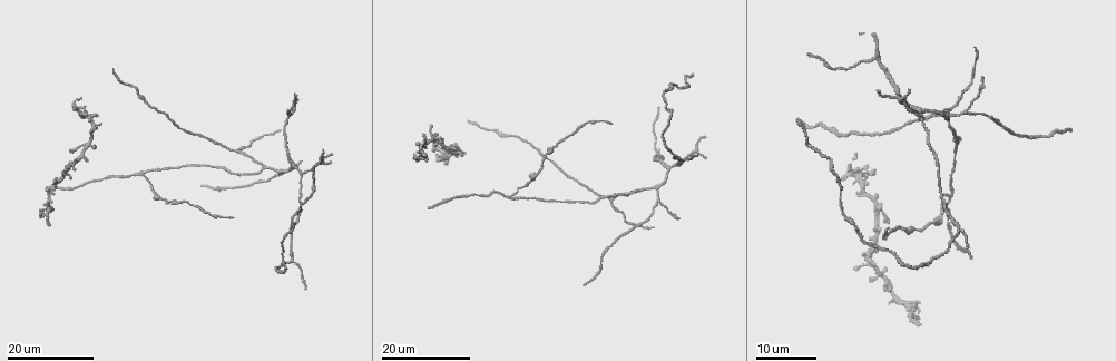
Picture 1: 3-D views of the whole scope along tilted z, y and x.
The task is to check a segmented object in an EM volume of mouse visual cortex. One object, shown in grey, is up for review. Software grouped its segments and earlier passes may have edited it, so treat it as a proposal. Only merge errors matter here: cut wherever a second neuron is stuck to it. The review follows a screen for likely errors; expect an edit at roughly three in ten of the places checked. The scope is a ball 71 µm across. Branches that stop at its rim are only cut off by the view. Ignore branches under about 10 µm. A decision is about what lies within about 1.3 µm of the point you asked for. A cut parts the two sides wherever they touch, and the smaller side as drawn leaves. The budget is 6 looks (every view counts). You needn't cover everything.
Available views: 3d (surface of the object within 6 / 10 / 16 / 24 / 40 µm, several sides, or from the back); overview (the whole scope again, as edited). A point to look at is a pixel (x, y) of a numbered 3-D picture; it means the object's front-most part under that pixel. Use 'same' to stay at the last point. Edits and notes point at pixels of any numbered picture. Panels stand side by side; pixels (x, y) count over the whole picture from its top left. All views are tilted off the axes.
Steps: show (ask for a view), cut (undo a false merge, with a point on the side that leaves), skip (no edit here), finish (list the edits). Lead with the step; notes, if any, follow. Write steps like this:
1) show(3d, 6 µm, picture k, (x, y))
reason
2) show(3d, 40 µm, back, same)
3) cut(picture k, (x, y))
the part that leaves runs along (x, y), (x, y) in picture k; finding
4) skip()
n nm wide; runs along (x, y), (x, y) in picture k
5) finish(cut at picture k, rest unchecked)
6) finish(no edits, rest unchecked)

show(3d, 16 µm, picture 1, (610, 199))
arms part here

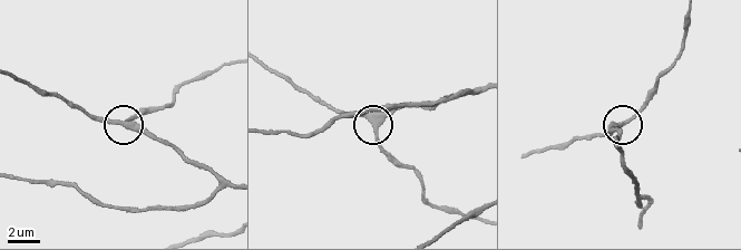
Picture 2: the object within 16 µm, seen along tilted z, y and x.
show(3d, 10 µm, picture 2, (375, 128))
zoom in

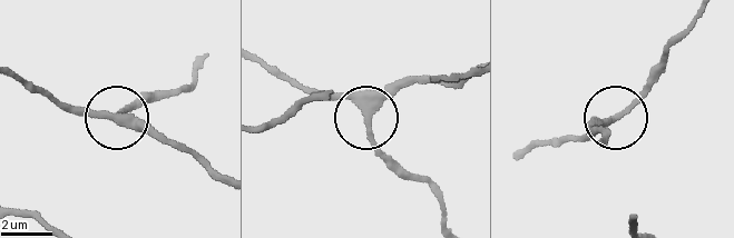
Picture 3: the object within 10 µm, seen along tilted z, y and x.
skip()
240 nm wide; all the same neuron

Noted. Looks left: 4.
show(3d, 24 µm, picture 1, (956, 226))
thick turns thin

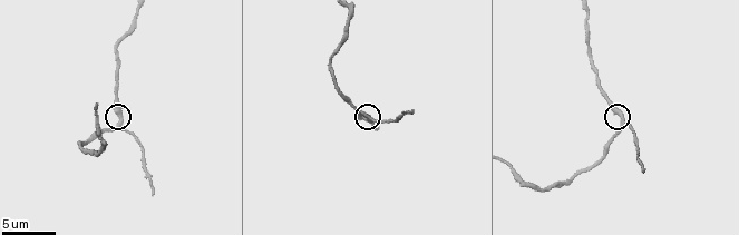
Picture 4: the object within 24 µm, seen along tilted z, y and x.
show(3d, 10 µm, picture 4, (621, 116))
closer look

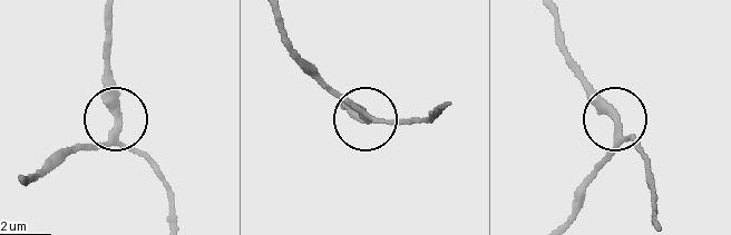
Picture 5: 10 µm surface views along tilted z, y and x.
skip()
3 arms; continuous, no second neuron

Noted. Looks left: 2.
show(3d, 16 µm, picture 1, (921, 111))
side arm on a straight run

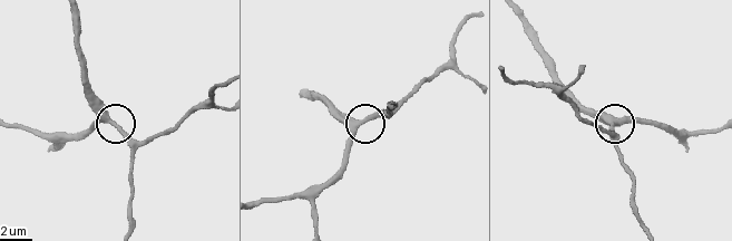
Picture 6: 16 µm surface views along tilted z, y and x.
show(3d, 6 µm, picture 6, (360, 120))

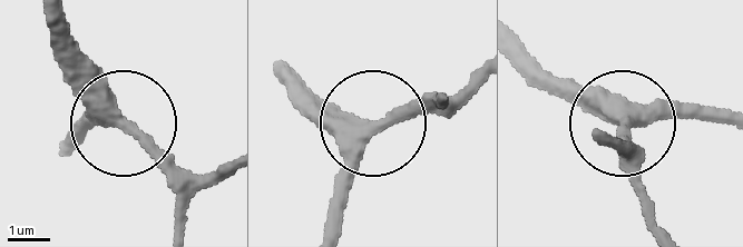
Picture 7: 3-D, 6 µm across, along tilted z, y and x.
skip()
320 nm wide; runs along (724, 117), (663, 109), (627, 118), (545, 75) in picture 7; one neuron here

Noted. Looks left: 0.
finish(no edits, rest unchecked)

